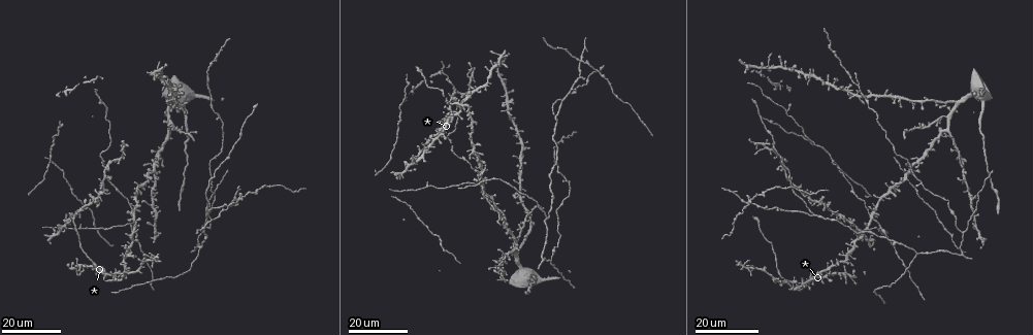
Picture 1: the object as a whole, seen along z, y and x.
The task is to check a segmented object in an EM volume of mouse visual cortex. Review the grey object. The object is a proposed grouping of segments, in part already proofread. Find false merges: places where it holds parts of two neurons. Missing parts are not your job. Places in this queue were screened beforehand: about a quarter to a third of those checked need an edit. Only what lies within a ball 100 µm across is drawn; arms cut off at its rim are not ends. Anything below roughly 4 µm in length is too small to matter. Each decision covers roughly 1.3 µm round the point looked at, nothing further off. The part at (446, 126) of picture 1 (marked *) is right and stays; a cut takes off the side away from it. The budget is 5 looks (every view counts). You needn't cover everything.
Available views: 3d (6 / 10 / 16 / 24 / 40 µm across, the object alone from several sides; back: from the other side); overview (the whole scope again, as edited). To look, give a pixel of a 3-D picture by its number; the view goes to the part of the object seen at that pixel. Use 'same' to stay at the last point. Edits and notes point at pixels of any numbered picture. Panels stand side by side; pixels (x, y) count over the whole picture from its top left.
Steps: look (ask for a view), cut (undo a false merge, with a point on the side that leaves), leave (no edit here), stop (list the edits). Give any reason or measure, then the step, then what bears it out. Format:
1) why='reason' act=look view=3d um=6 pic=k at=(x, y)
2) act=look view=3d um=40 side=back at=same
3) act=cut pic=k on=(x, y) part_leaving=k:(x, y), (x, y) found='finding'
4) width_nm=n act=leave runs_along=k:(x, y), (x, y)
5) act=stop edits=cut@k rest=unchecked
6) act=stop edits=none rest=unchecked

act=look view=3d um=24 pic=1 at=(133, 213)

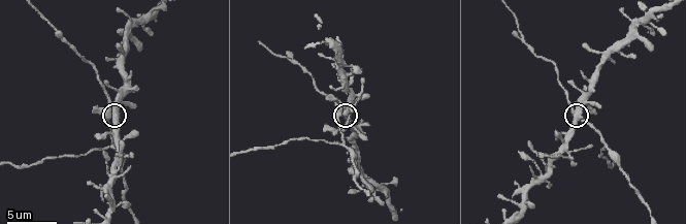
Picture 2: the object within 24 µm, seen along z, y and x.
act=look view=3d um=10 pic=2 at=(109, 109)

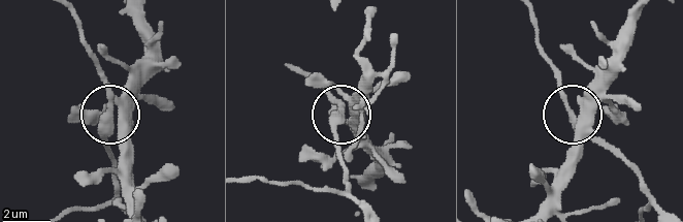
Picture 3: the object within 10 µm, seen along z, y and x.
act=look view=3d um=10 side=back pic=3 at=(569, 110)

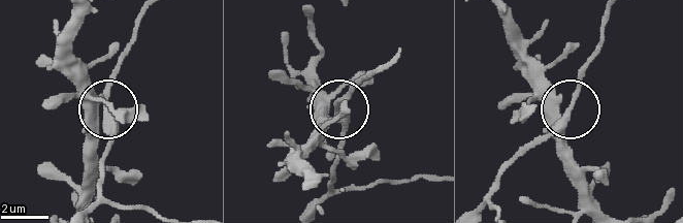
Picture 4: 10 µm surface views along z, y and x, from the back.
width_nm=360 act=leave found='one neuron here'

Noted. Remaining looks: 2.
why='three-way junction' act=look view=3d um=10 pic=2 at=(604, 145)

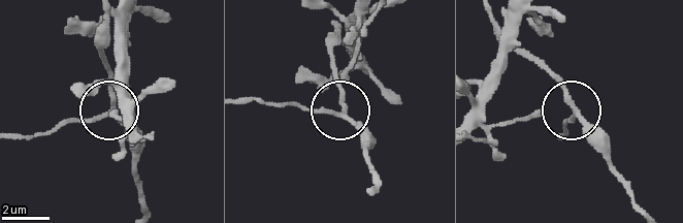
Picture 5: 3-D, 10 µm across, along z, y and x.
side_arm_um=32 arms=3 act=leave found='one neuron here'

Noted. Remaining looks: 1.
act=stop edits=none rest=unchecked

